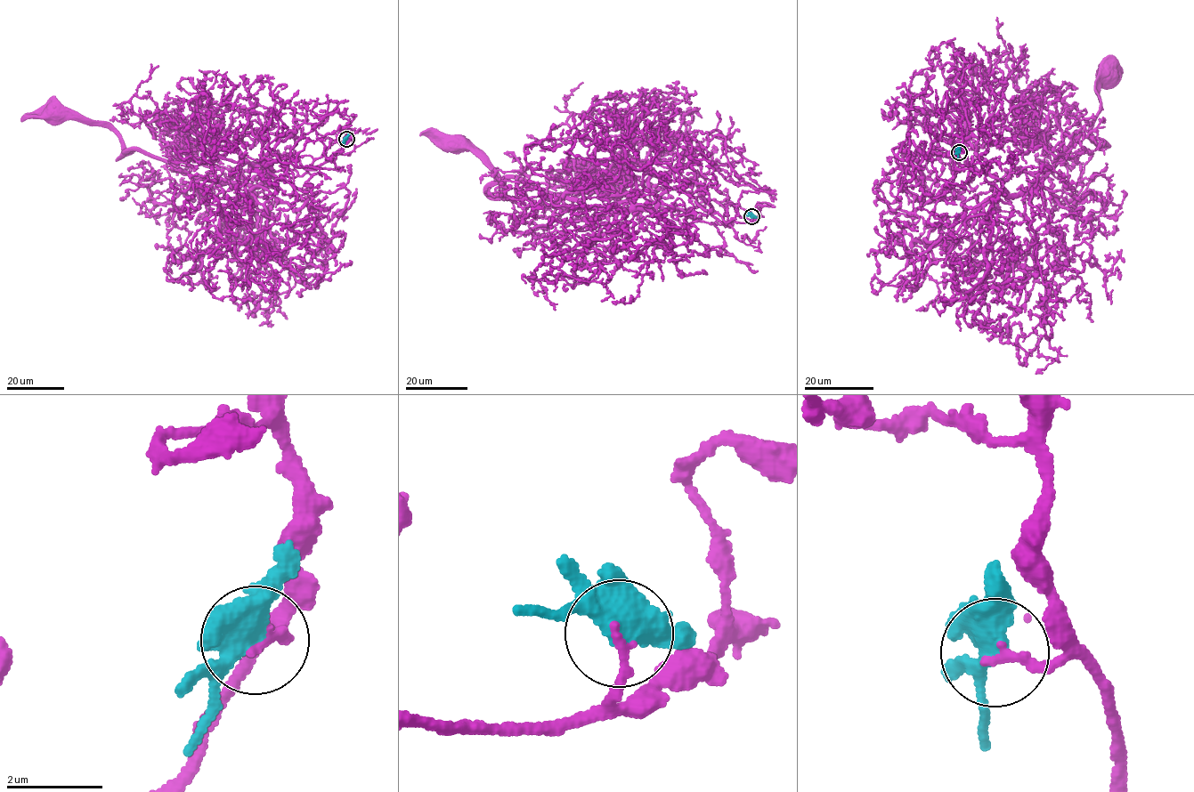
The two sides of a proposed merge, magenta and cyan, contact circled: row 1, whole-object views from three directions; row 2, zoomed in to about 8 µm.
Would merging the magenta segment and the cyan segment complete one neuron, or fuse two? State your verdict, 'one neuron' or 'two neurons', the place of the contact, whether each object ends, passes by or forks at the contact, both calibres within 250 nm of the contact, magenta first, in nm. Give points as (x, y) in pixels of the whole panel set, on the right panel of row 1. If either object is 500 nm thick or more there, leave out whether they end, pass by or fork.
two neurons | (959, 152) | magenta ends | cyan forks | 180/400 nm

